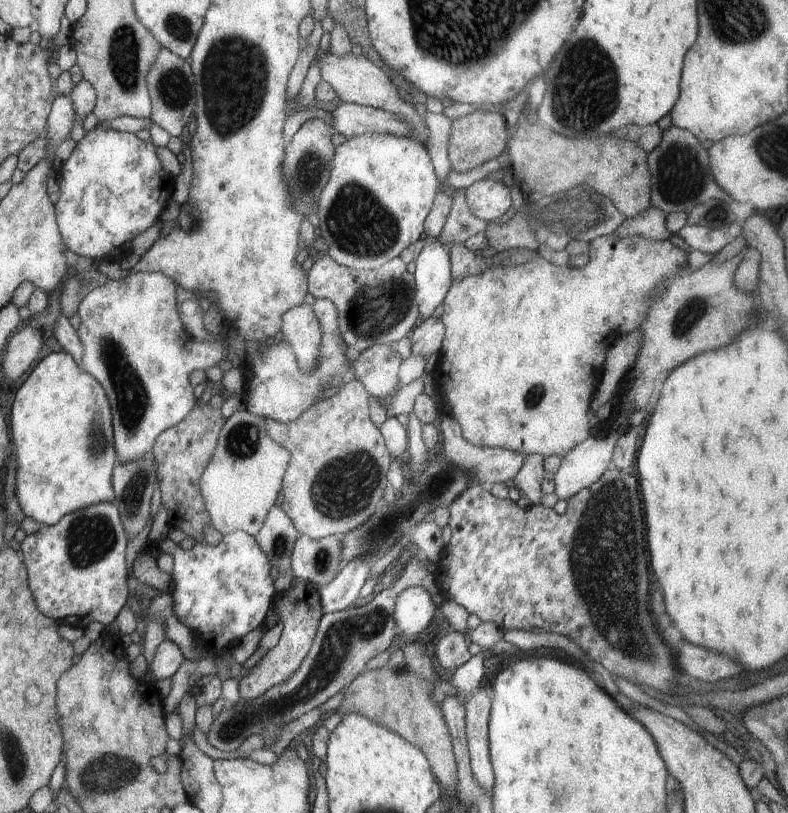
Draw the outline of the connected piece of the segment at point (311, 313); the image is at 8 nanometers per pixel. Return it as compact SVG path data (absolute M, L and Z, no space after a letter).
M300 304L282 316L282 341L293 347L295 358L303 371L312 369L320 362L323 338L321 323L316 317L314 306Z

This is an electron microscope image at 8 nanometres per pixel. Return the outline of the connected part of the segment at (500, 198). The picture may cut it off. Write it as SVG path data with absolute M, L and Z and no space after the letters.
M486 177L466 188L466 201L473 216L488 224L499 220L511 207L512 196L506 184Z

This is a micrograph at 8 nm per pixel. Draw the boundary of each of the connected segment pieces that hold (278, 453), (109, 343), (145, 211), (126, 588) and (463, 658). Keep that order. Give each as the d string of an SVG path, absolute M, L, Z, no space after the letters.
M244 409L234 412L226 419L213 458L201 475L199 483L213 528L223 536L235 531L243 531L256 537L264 527L268 512L276 505L290 460L291 453L270 439L267 434L266 419L263 417L251 414Z
M139 272L117 281L109 280L95 288L80 301L77 309L82 319L77 334L83 345L83 360L79 368L96 378L108 396L113 417L115 452L122 463L148 456L156 438L164 430L179 424L191 412L198 401L189 375L194 370L206 371L217 367L229 354L222 342L213 338L203 342L190 338L178 314L176 288L177 282L163 272Z
M101 124L77 141L74 151L56 177L60 197L55 205L55 213L64 244L80 256L105 258L109 261L118 261L130 254L132 241L148 230L159 217L164 217L174 190L174 177L164 171L152 140L145 141L135 134L107 129Z
M103 501L100 503L94 503L86 507L82 507L79 510L71 511L66 514L57 524L44 525L38 532L30 534L24 538L24 542L20 544L22 548L22 554L24 555L24 562L28 568L29 576L29 588L34 593L35 603L45 616L51 617L54 621L61 621L63 625L70 625L72 627L81 627L86 629L90 623L99 622L105 626L110 625L122 611L122 608L129 604L131 599L131 588L133 580L128 577L128 568L126 568L126 548L127 542L130 539L127 537L123 528L123 523L119 514L117 504L112 501Z
M457 631L446 634L438 642L435 656L436 662L446 671L457 670L463 666L472 657L465 634Z

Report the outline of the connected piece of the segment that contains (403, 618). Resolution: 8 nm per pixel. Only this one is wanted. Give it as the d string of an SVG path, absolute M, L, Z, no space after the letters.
M422 586L409 587L396 600L394 619L396 631L403 639L415 639L435 618L437 604Z

